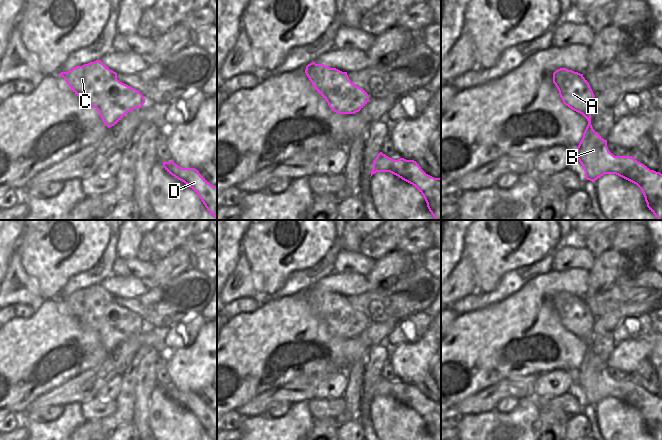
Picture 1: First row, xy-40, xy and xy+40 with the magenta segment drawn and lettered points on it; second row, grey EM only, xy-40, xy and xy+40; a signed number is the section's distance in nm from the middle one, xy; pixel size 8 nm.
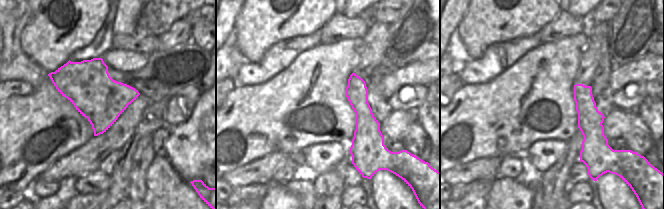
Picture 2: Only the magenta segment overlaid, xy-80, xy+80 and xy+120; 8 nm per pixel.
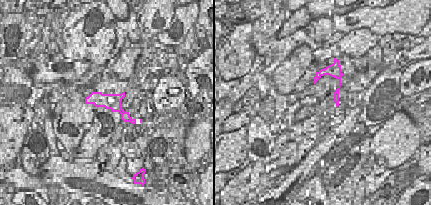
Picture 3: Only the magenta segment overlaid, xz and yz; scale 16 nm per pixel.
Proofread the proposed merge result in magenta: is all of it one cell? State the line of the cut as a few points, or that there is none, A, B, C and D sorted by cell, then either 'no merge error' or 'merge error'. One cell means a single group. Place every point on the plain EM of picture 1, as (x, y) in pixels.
cut none; groups A B C D; no merge error

